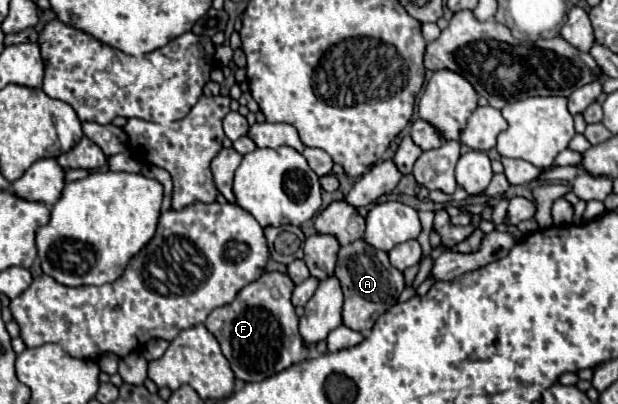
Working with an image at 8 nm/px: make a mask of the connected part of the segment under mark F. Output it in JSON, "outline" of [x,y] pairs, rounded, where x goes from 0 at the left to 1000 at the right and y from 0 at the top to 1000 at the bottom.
{"outline":[[[451,671],[426,676],[416,696],[396,705],[374,750],[367,750],[361,760],[351,760],[338,775],[338,785],[332,795],[332,809],[354,844],[361,879],[374,899],[380,938],[390,938],[390,943],[400,943],[400,948],[403,943],[426,943],[426,938],[477,903],[477,899],[487,899],[487,894],[500,889],[503,869],[500,869],[497,849],[490,844],[490,834],[484,824],[484,785],[481,785],[477,760],[471,750],[474,715],[477,715],[477,700],[461,676],[451,676]]]}

